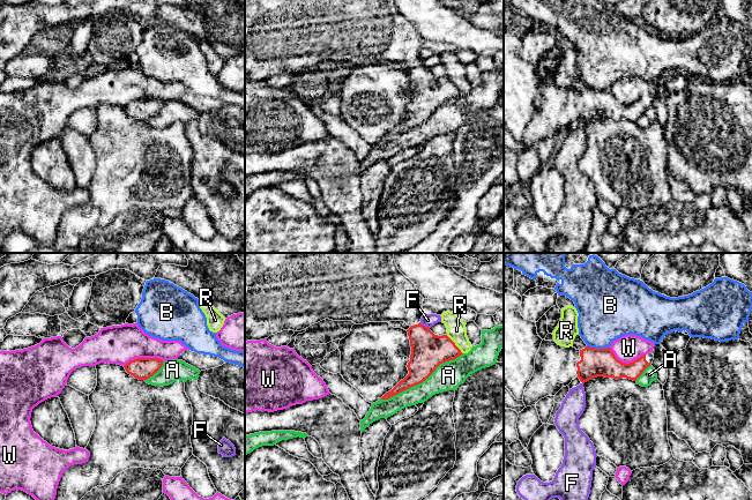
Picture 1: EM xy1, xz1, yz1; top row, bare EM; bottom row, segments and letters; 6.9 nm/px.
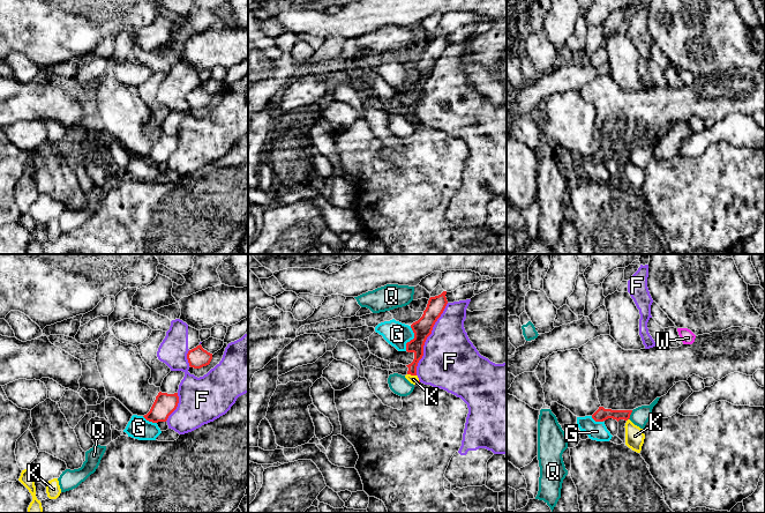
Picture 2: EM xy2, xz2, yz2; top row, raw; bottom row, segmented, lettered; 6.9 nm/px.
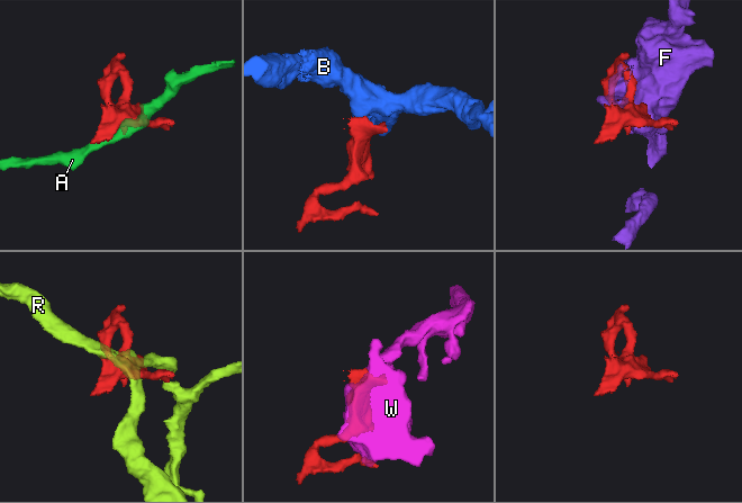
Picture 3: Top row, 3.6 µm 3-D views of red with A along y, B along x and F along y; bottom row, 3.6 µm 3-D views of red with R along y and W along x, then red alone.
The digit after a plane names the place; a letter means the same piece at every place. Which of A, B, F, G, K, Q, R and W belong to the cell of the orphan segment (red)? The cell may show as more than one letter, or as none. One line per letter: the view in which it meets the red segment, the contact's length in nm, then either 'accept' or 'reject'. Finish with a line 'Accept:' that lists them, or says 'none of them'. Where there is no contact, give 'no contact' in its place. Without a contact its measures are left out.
A: xz1 | 650 nm | reject
B: yz1 | 160 nm | reject
F: xz2 | 550 nm | reject
G: xz2 | 180 nm | reject
K: xz2 | 70 nm | reject
Q: yz2 | 70 nm | reject
R: xz1 | 180 nm | reject
W: xy1 | 280 nm | reject
Accept: none of them

